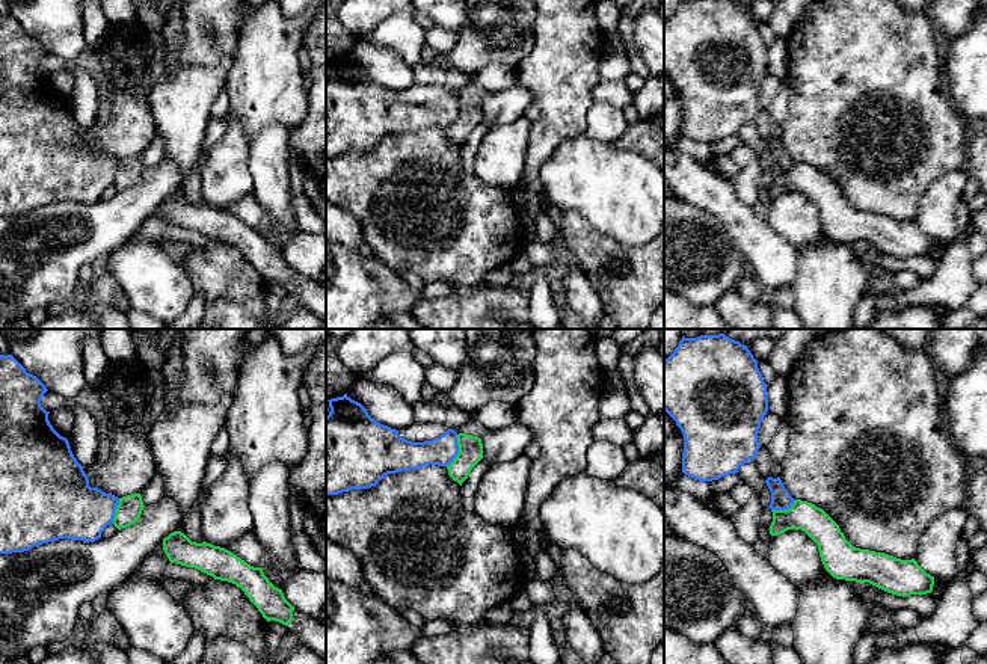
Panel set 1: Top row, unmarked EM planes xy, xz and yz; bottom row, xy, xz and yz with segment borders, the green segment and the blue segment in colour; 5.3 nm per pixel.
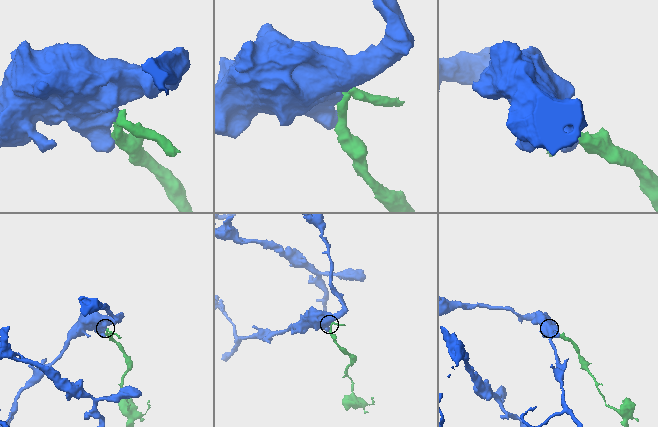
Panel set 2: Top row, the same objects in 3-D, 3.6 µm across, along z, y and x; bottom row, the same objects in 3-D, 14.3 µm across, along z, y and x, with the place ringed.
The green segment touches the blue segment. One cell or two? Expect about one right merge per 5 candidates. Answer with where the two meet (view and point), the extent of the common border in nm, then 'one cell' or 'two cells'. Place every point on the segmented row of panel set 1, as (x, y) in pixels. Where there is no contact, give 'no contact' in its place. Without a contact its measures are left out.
meets green in xz at (459, 451); contact 190 nm long; two cells

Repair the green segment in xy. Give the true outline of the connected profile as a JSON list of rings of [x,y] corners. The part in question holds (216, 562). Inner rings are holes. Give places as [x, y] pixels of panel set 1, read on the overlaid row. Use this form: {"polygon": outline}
{"polygon": [[[174,531],[163,539],[163,551],[171,563],[195,567],[214,579],[240,587],[263,617],[279,622],[300,641],[326,661],[326,625],[297,611],[264,575],[234,552],[211,543],[192,542],[184,533]]]}

